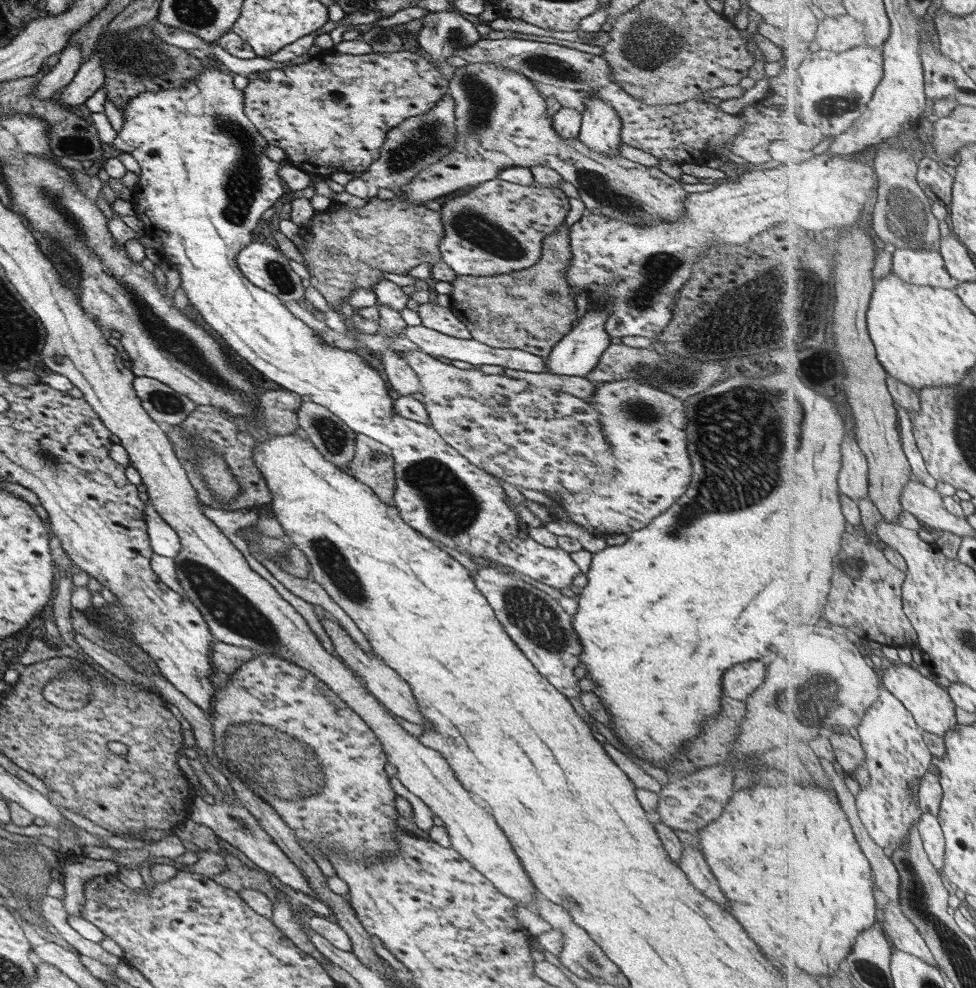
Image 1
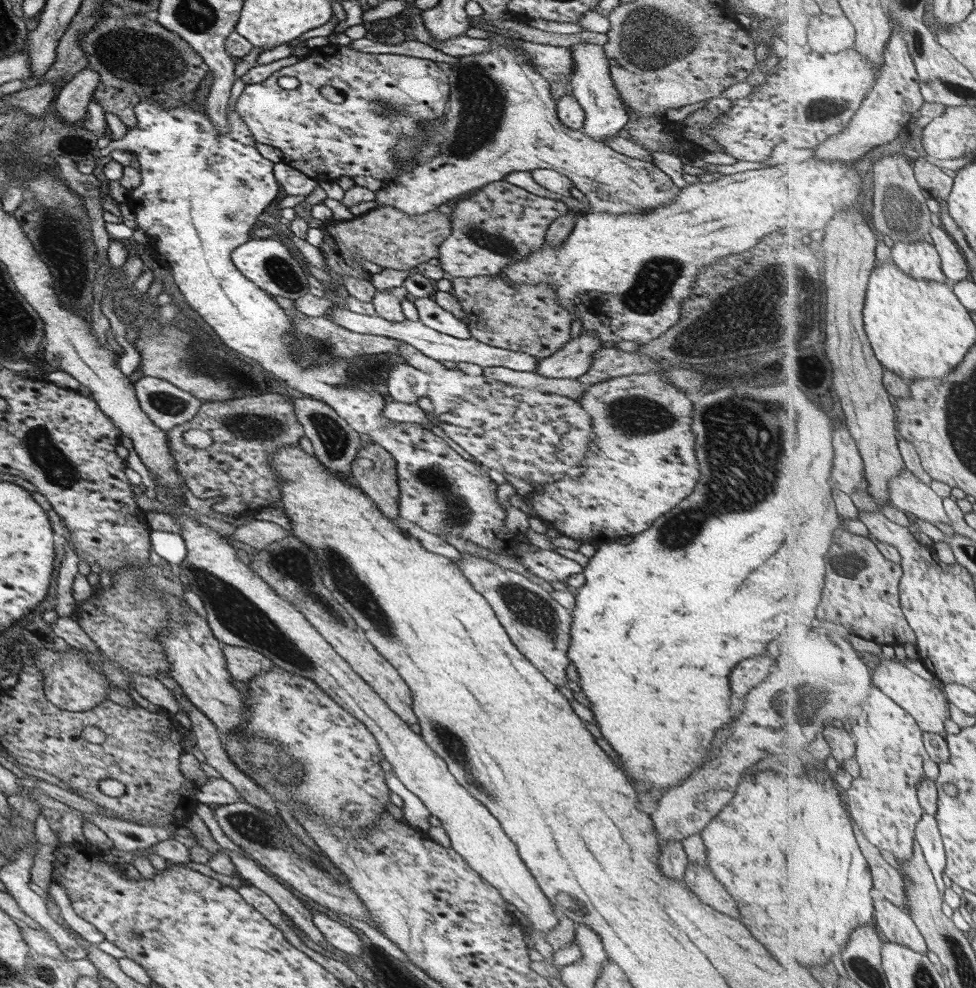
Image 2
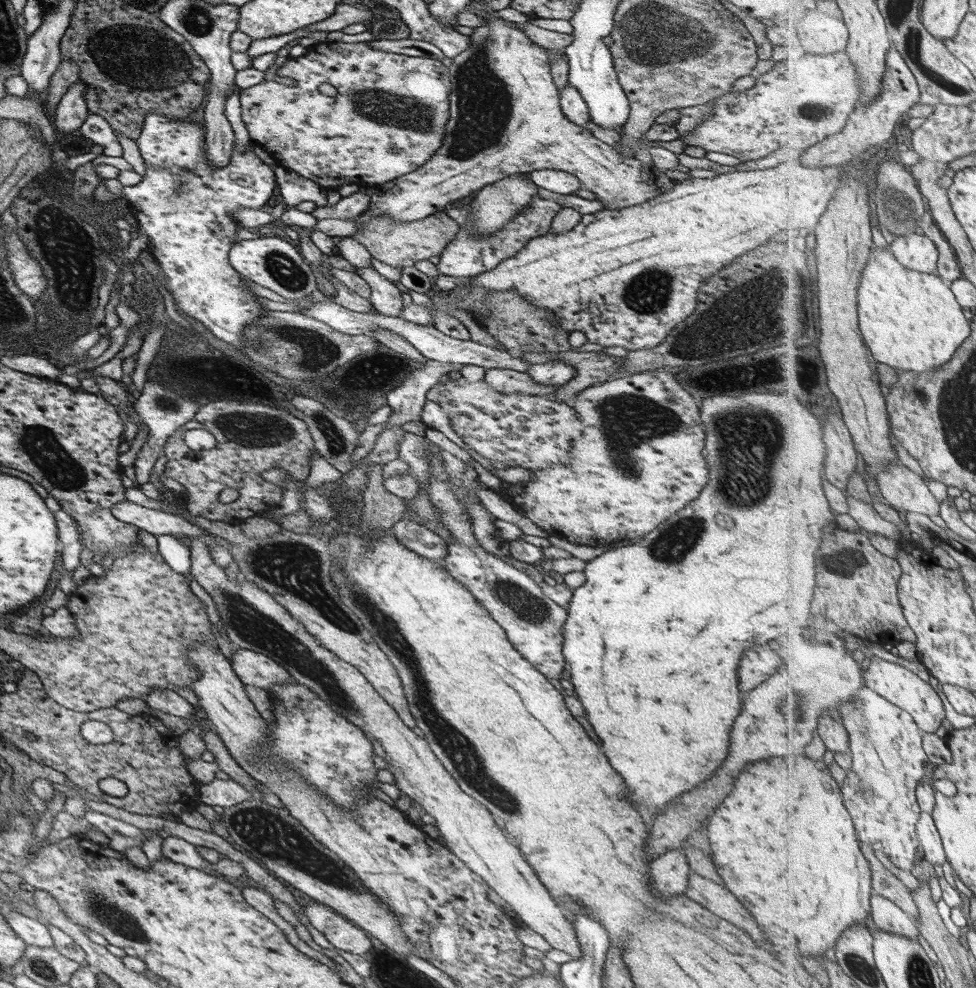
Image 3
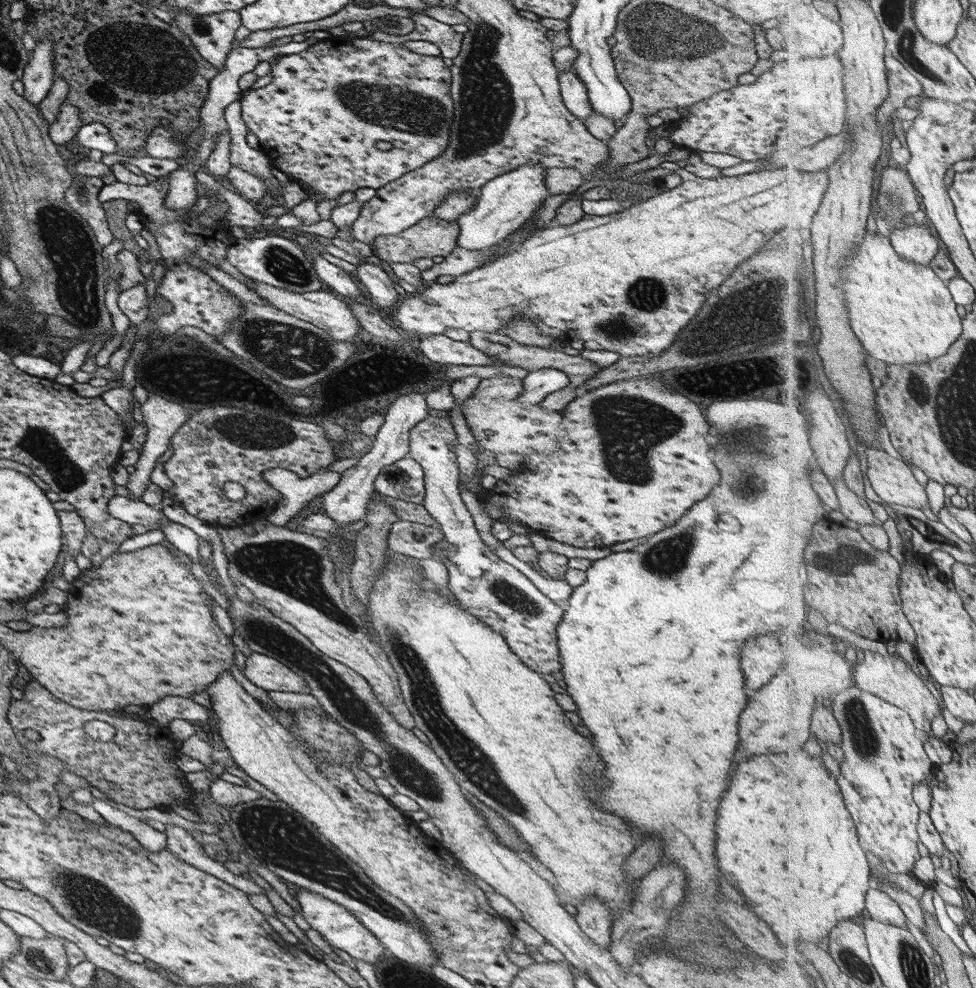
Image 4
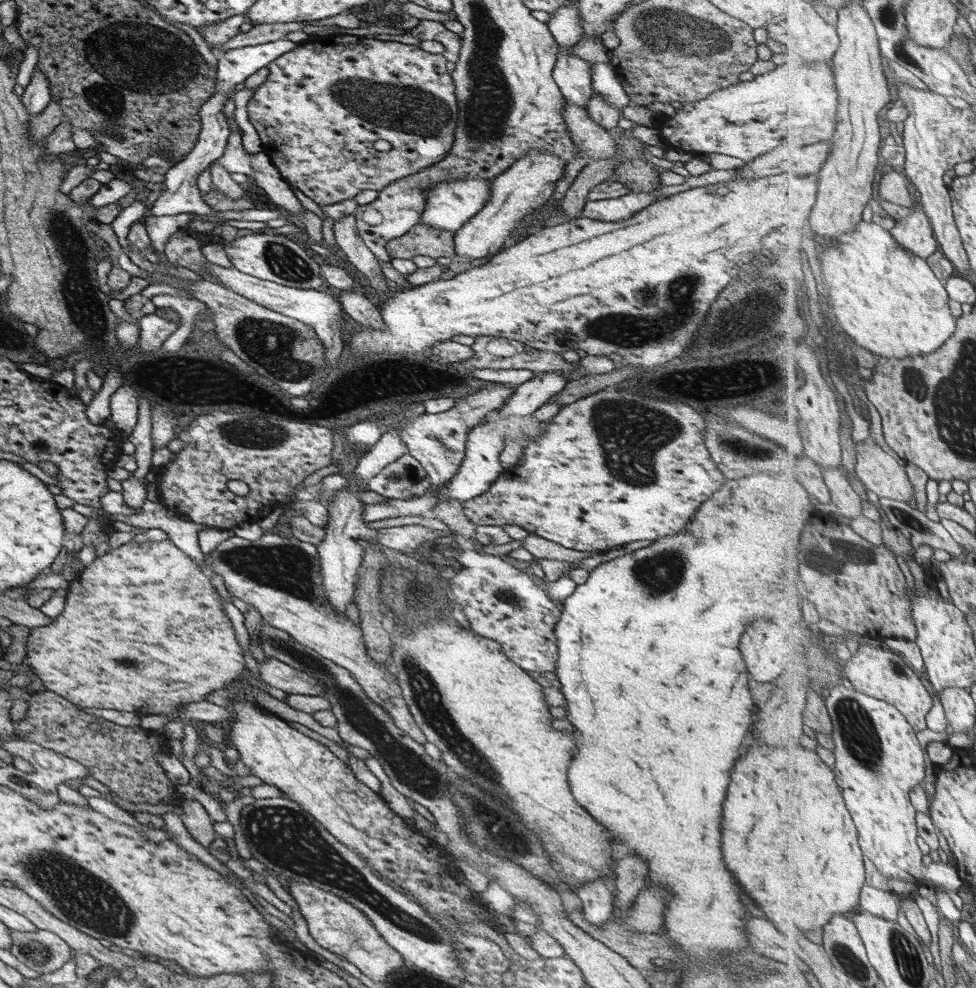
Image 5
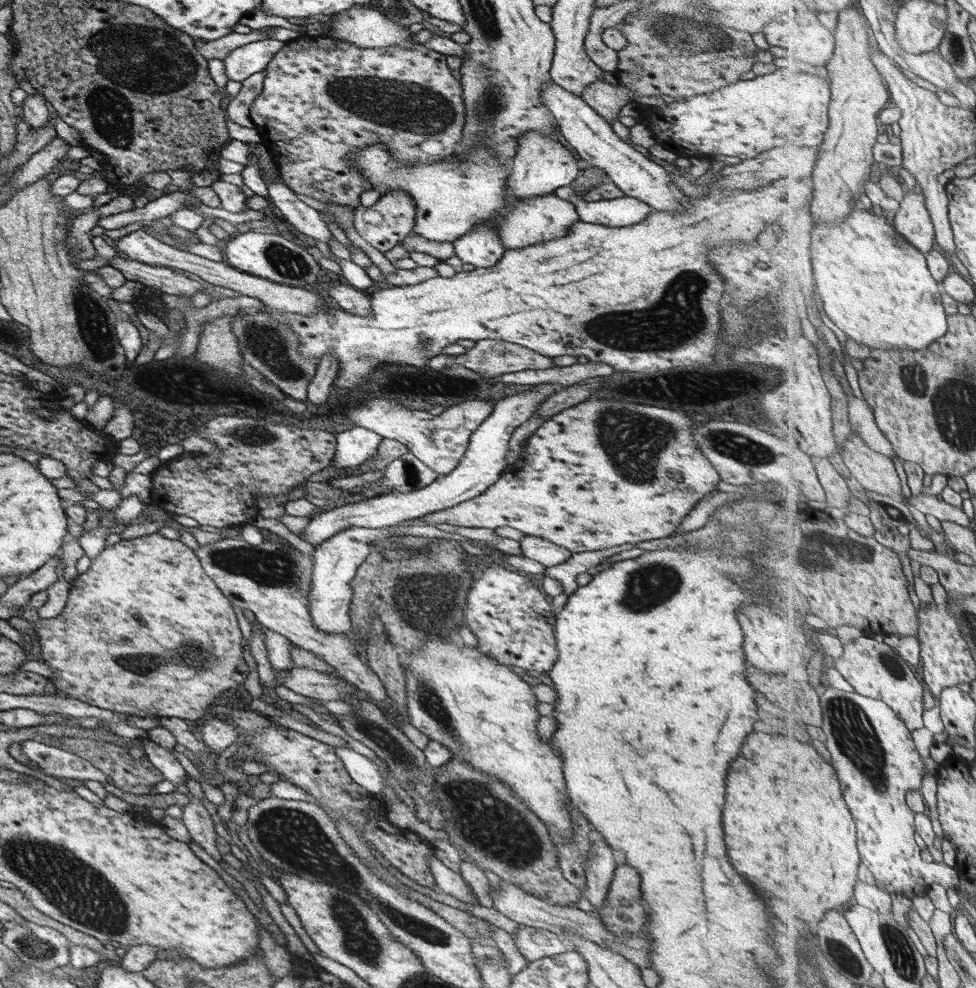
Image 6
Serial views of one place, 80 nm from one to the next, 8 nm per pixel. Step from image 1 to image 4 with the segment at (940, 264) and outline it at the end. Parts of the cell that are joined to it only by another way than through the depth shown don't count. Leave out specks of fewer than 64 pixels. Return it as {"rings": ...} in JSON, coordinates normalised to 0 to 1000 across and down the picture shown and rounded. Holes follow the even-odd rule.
{"rings":[[[926,229],[912,237],[915,250],[927,263],[954,269],[954,264],[962,257],[961,242],[954,236],[952,229]]]}

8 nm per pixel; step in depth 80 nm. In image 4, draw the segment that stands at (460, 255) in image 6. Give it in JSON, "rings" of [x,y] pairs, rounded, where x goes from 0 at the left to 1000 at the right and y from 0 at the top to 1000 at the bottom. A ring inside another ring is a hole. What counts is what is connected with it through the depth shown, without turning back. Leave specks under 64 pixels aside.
{"rings":[[[537,166],[494,186],[489,192],[491,198],[488,199],[485,213],[478,213],[468,221],[470,236],[466,243],[467,249],[487,255],[499,253],[534,230],[563,197],[556,186],[556,171],[551,166]]]}

